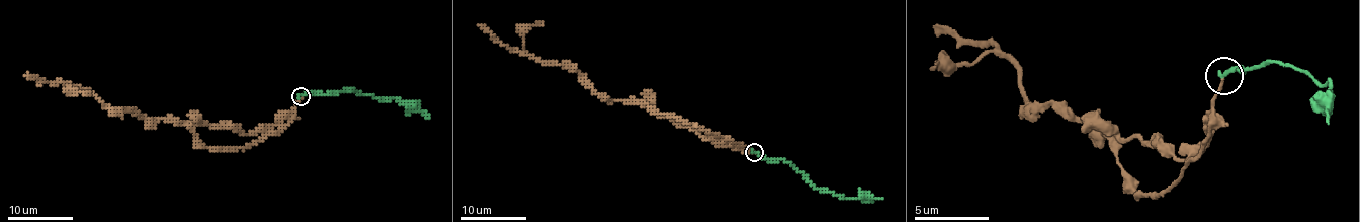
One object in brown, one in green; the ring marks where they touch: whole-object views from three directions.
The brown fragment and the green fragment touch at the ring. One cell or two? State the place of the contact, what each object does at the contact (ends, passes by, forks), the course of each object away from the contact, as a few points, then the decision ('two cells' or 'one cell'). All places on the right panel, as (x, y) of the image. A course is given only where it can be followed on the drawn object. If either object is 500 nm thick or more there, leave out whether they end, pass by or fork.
place (1223, 76); brown ends; green ends; course brown (1222, 75), (1211, 135), (1186, 160), (1071, 120), (1055, 104), (1030, 104), (1022, 78), (993, 45), (933, 30); course green (1222, 75), (1260, 64), (1304, 71), (1320, 86), (1331, 82), (1327, 124); two cells

